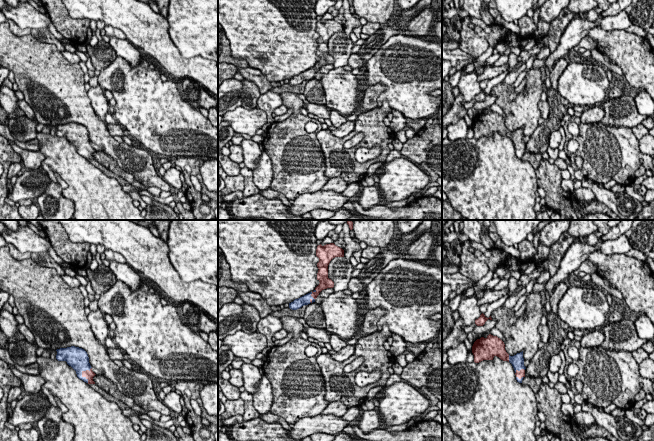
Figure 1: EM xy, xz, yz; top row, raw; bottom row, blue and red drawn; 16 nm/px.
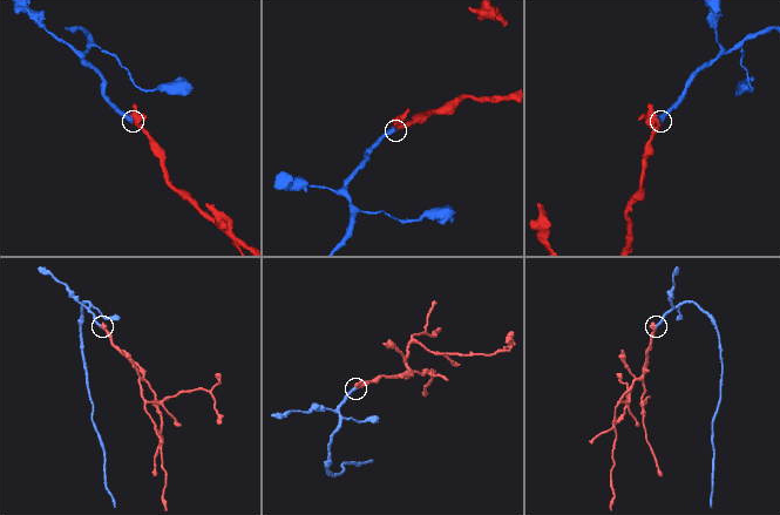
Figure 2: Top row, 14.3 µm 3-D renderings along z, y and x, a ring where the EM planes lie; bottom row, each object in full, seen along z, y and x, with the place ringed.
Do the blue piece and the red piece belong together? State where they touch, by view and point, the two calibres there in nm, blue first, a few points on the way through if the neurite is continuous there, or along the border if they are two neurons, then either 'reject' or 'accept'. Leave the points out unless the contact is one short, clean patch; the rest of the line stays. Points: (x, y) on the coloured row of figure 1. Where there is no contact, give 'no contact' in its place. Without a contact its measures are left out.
xy (81, 373) | 340/140 nm | accept

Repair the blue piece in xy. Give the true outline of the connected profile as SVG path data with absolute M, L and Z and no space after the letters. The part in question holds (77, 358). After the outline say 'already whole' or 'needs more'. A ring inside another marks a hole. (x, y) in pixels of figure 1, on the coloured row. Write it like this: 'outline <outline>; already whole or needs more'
outline M71 346L57 349L56 359L66 361L77 374L77 377L88 384L95 384L93 377L96 375L92 371L87 352L79 347Z; needs more

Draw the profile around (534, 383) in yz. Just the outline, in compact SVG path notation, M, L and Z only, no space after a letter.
M526 376L522 380L523 385L529 386L536 394L542 384L542 378Z

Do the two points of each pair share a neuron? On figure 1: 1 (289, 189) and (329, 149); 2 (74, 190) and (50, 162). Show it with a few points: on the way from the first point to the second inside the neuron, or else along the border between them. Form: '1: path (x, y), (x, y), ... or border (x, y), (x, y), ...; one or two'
1: border (318, 131), (324, 173), (329, 177); two
2: path (74, 182), (58, 165); one

